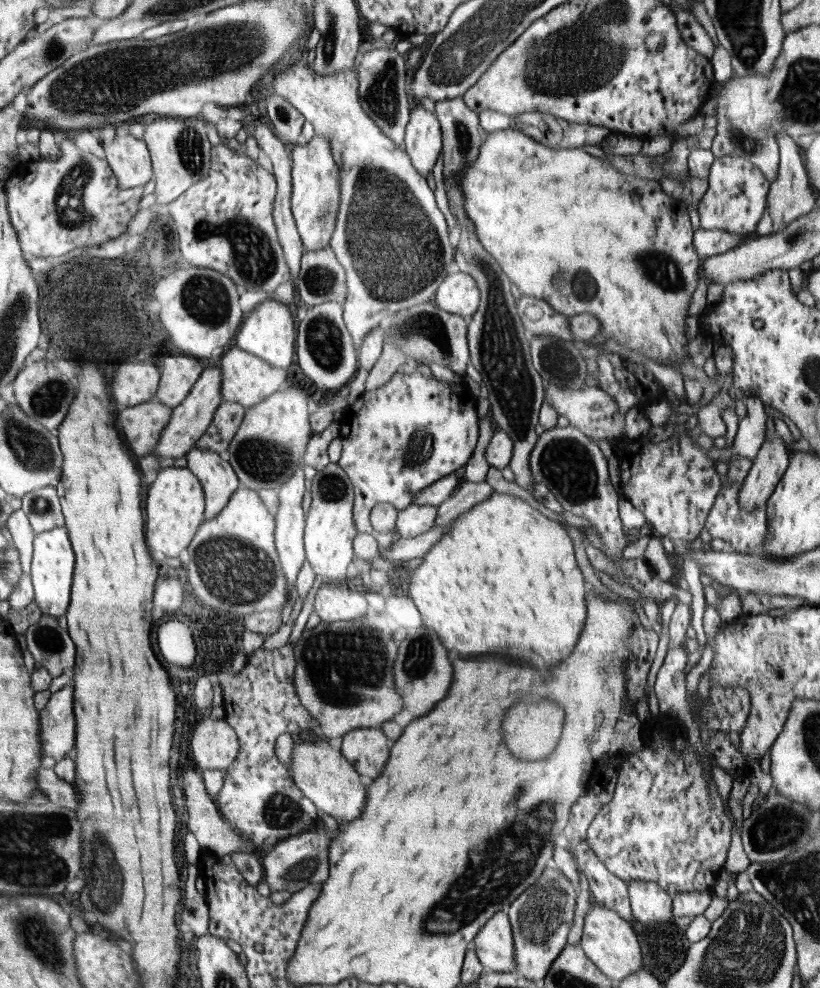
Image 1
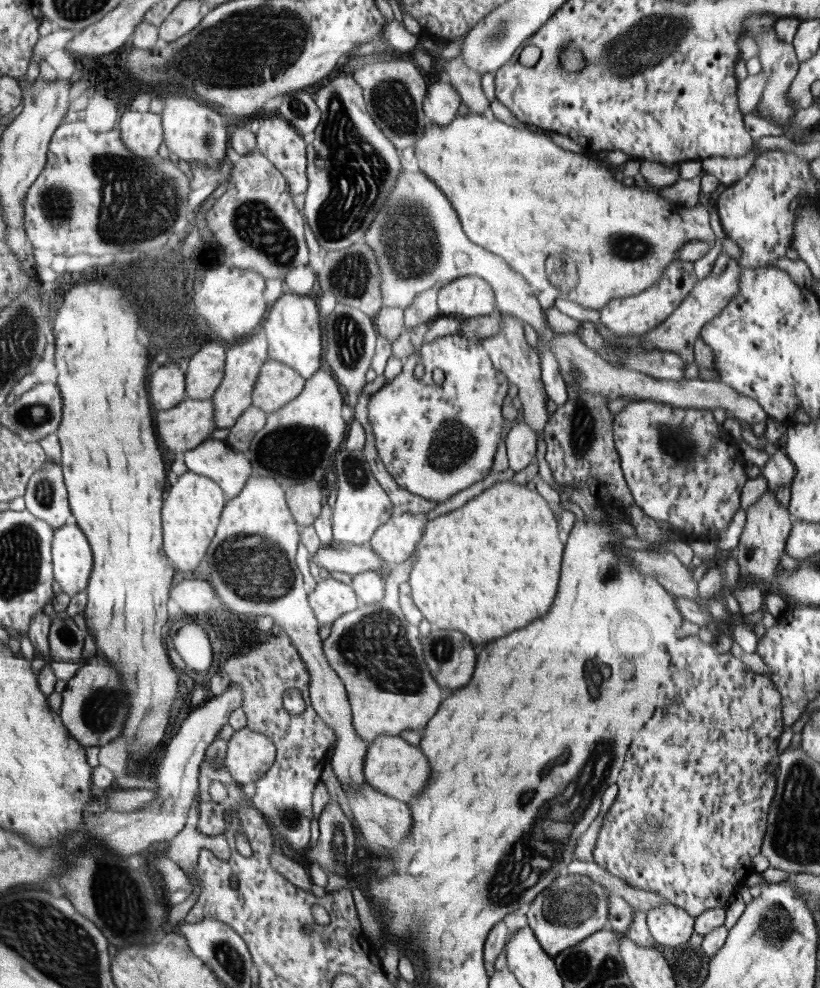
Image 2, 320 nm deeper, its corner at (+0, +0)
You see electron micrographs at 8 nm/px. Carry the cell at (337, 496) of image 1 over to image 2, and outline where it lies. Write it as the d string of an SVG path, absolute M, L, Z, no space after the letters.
M353 421L344 448L336 454L333 471L337 478L338 496L333 512L333 541L352 545L369 544L376 529L395 515L395 505L390 495L380 486L364 454L365 430L358 421Z

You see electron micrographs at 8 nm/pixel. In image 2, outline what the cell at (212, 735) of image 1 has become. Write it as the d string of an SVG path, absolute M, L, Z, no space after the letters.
M248 729L234 731L223 757L232 778L240 786L256 783L275 763L278 748L267 735Z

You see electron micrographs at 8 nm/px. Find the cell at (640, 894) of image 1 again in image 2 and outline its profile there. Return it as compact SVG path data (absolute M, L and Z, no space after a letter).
M660 905L647 913L647 925L657 945L682 946L694 932L695 918L674 905Z

